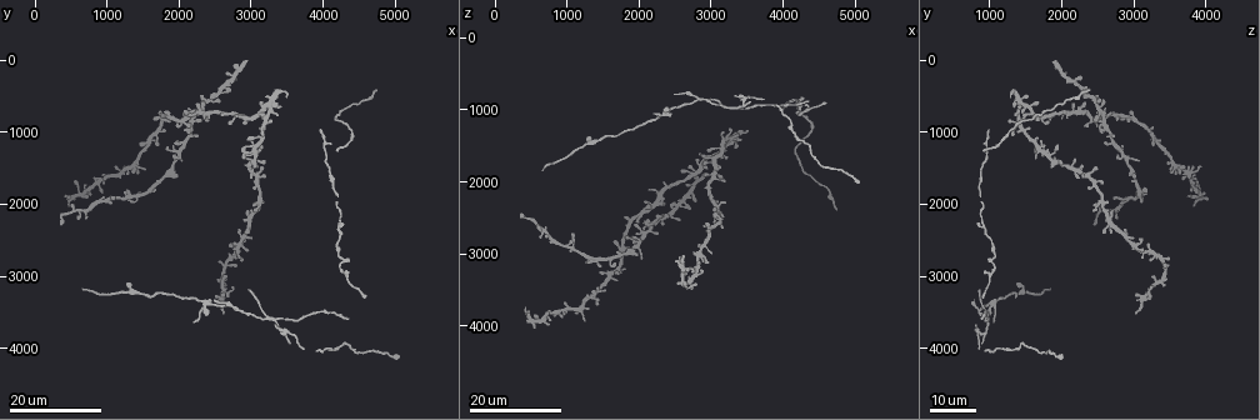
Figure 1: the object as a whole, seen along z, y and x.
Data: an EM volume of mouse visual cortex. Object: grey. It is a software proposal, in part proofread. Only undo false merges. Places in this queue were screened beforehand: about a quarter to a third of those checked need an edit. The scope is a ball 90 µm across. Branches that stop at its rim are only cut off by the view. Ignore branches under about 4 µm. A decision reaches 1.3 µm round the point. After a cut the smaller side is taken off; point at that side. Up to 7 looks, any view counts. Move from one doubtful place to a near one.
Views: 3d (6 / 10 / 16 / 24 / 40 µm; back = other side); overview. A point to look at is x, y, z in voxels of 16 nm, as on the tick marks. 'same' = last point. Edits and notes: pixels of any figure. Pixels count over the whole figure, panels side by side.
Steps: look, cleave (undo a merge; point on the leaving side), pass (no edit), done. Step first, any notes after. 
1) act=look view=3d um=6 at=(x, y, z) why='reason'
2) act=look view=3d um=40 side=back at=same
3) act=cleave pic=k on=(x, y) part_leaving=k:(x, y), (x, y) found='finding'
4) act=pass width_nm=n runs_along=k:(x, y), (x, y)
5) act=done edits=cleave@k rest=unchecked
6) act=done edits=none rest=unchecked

act=look view=3d um=24 at=(2850, 3450, 850) why='side arm on a straight run'

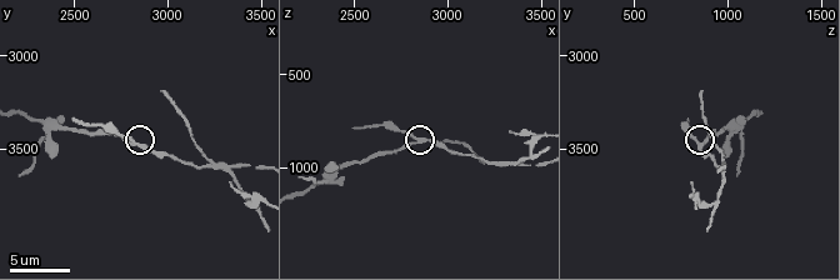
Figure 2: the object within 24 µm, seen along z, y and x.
act=look view=3d um=6 at=(2840, 3460, 840) why='zoom in'

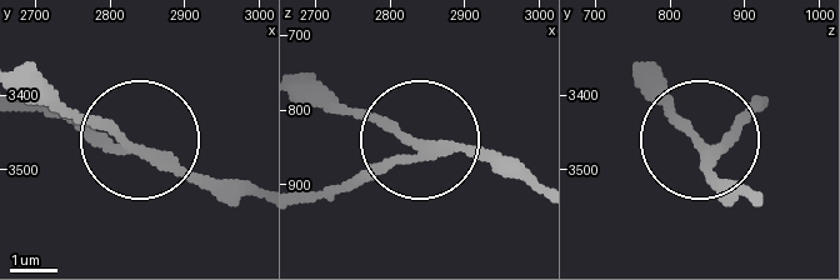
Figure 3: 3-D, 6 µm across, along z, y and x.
act=cleave pic=3 on=(379, 165) side_arm_um=7 part_leaving=3:(438, 144), (310, 191) found='a second neuron is stuck on'

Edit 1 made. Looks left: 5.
act=look view=3d um=16 at=(3340, 3640, 980) why='branch point'

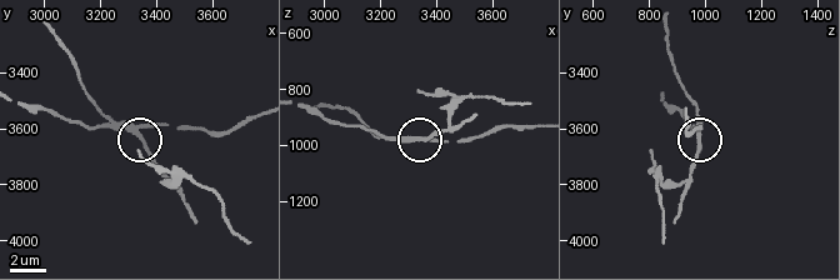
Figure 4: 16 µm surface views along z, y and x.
act=cleave pic=4 on=(144, 143) arms=3 found='a second neuron is stuck on'

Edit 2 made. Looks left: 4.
act=look view=overview

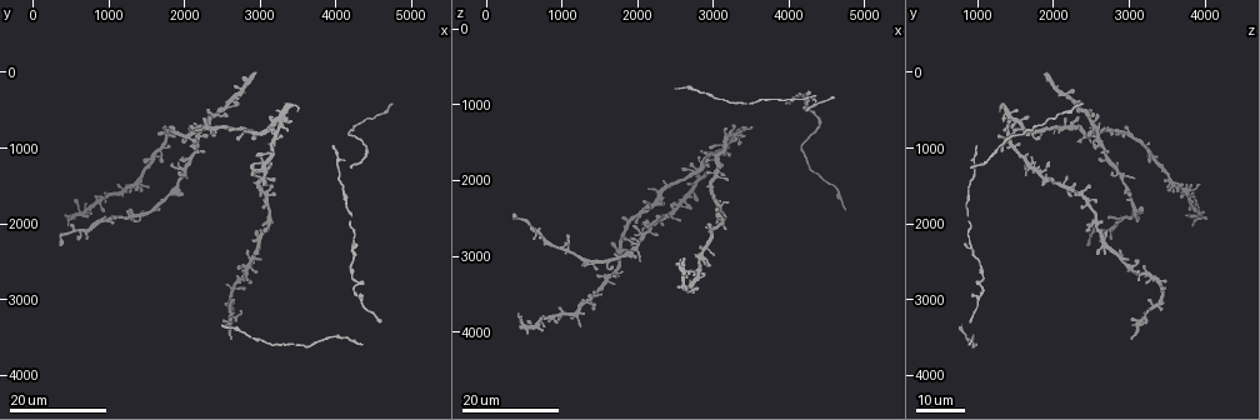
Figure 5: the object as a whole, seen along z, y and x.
act=look view=3d um=16 at=(4300, 2750, 1050) why='three arms meet'

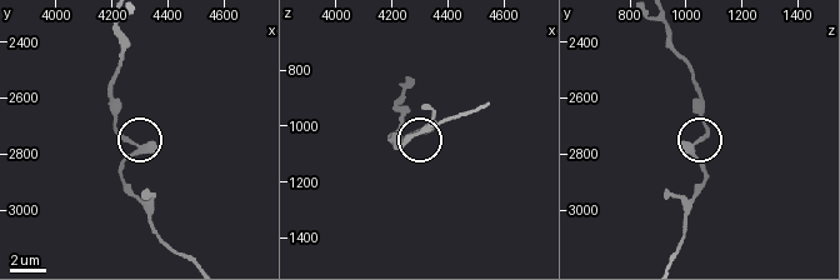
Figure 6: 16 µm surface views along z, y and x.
act=look view=3d um=10 at=(4300, 2790, 1030)

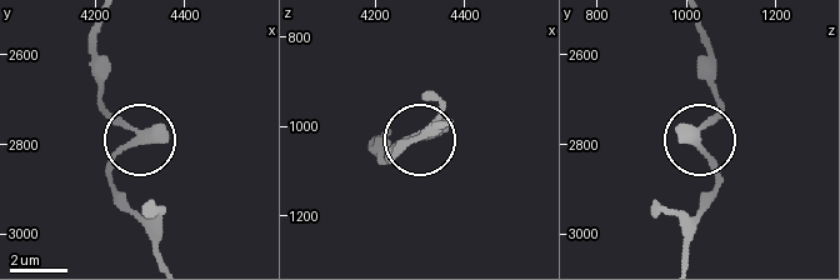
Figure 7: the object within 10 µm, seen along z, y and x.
act=look view=3d um=6 at=(4285, 2790, 1025)

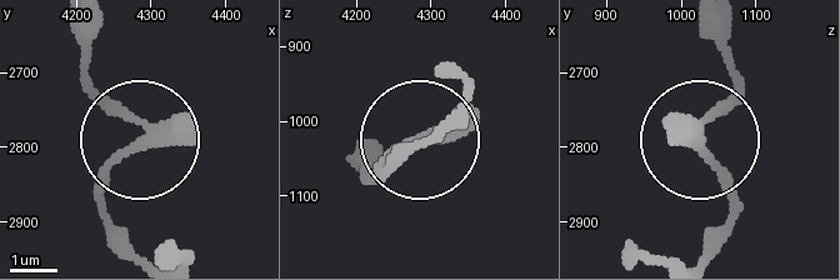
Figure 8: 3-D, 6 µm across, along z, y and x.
act=pass width_nm=250 runs_along=8:(721, 28), (733, 88), (701, 146), (733, 226) found='one neuron here'

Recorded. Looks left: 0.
act=done edits=cleave@3,cleave@4 rest=unchecked

